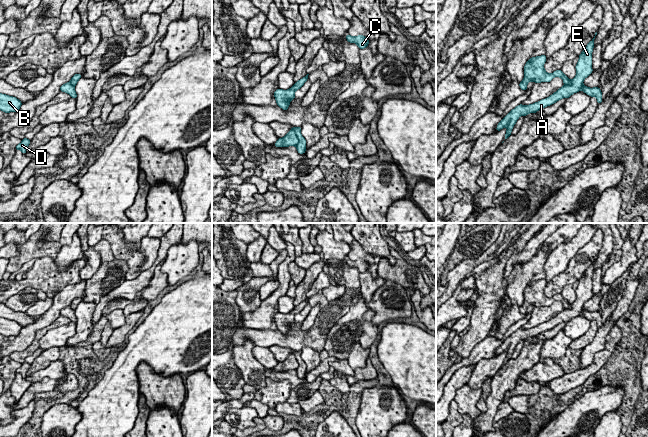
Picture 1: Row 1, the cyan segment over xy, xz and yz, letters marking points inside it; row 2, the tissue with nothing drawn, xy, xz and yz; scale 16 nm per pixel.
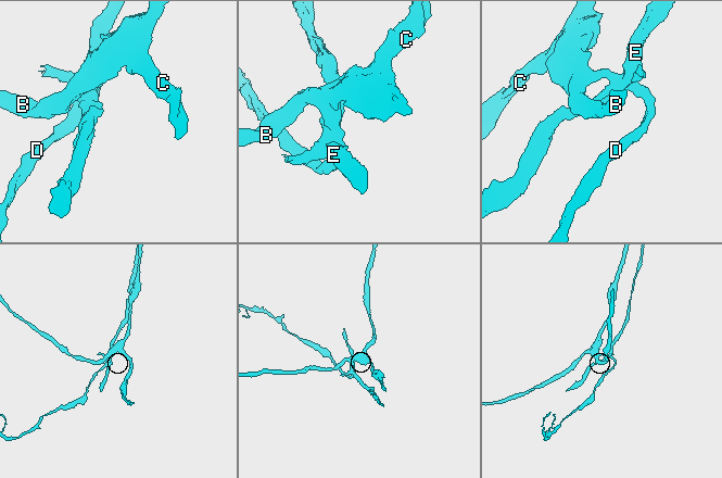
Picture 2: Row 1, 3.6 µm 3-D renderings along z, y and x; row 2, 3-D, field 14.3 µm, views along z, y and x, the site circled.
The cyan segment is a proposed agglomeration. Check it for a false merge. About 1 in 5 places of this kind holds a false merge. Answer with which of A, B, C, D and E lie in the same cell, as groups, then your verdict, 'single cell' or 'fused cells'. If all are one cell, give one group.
A E / B C D | fused cells

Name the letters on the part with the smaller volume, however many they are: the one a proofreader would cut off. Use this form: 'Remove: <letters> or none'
Remove: A, E

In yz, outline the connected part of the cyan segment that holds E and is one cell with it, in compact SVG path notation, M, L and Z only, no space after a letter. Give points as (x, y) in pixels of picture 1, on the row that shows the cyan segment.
M594 38L588 43L579 55L578 63L575 68L577 71L576 76L571 80L569 84L564 84L563 87L559 88L548 98L542 99L536 103L530 105L519 104L517 107L512 109L497 125L496 131L500 131L505 126L507 131L504 137L504 141L511 135L511 131L520 116L526 116L529 113L536 113L542 108L554 104L562 98L569 98L572 94L581 90L583 81L592 72L592 51L594 48Z

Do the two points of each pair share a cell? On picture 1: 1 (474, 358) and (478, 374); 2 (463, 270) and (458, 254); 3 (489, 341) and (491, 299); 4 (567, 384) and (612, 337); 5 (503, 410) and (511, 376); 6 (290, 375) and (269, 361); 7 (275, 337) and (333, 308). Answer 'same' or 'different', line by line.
1: different
2: different
3: different
4: same
5: different
6: different
7: same

